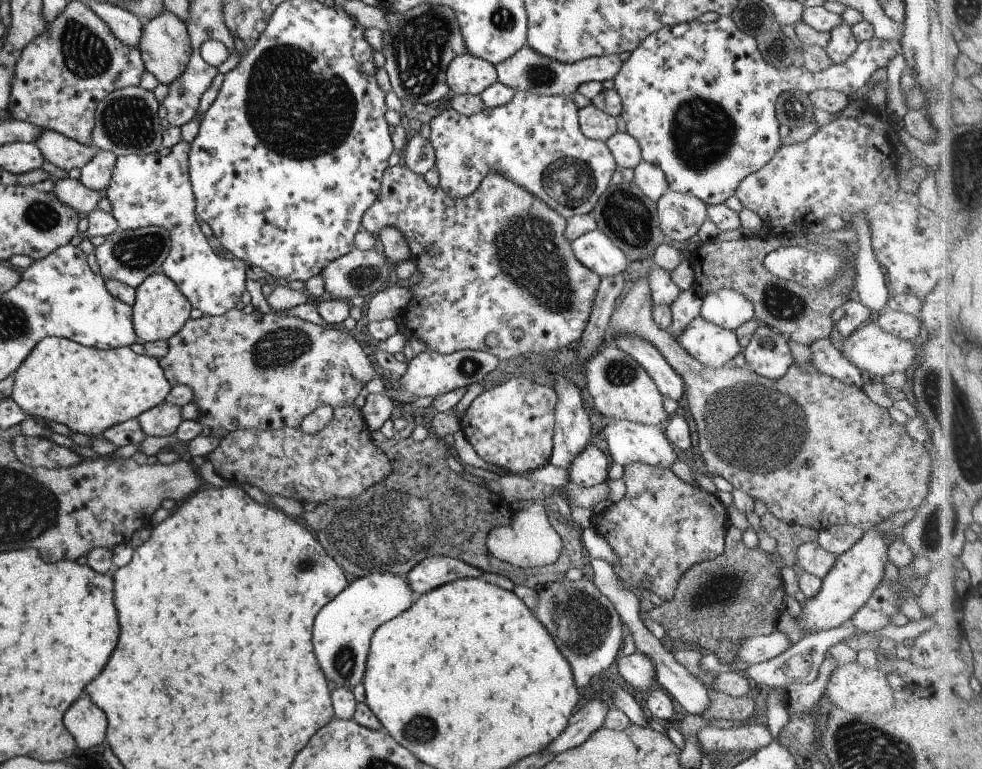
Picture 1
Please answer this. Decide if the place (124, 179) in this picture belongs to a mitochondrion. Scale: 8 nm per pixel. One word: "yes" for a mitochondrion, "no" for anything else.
no

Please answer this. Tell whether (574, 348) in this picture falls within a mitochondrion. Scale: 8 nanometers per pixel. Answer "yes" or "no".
no

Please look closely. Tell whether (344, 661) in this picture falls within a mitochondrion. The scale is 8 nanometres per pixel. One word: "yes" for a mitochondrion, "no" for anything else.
yes

